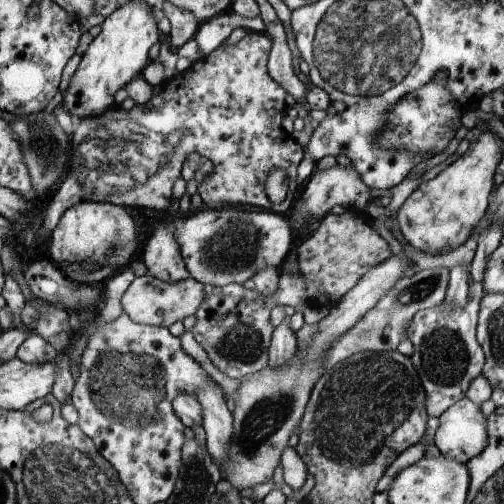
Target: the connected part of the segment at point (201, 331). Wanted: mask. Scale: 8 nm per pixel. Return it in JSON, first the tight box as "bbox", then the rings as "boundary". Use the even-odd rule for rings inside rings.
{"bbox":[191,283,274,378],"boundary":[[[238,283],[223,287],[204,286],[204,298],[196,310],[196,324],[191,329],[194,340],[208,358],[228,378],[242,378],[266,368],[274,328],[270,324],[270,310],[262,302],[262,294]]]}

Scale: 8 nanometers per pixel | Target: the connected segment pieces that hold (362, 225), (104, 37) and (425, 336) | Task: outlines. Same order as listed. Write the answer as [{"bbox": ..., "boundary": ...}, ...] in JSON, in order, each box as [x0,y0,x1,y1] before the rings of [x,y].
[{"bbox":[298,209,390,306],"boundary":[[[347,209],[339,214],[328,213],[318,228],[298,243],[298,266],[306,280],[306,294],[309,304],[334,306],[360,279],[375,267],[390,259],[390,246],[378,236],[368,222],[360,218],[362,212]]]},{"bbox":[63,1,160,125],"boundary":[[[145,1],[124,4],[124,8],[111,12],[105,17],[100,34],[92,40],[81,62],[72,76],[63,96],[63,106],[70,114],[74,125],[88,118],[103,118],[115,105],[114,94],[132,80],[148,62],[148,50],[158,42],[160,32],[152,14],[152,8]]]},{"bbox":[407,224,503,418],"boundary":[[[492,224],[490,228],[478,234],[477,249],[468,266],[472,275],[472,286],[469,285],[470,296],[466,306],[456,308],[442,302],[434,308],[420,310],[407,328],[407,338],[410,339],[415,350],[412,354],[412,362],[426,388],[426,398],[428,398],[426,410],[429,417],[439,418],[450,406],[467,397],[472,380],[482,375],[485,354],[476,338],[480,303],[485,293],[482,276],[488,256],[500,246],[500,239],[503,236],[502,225]]]}]

